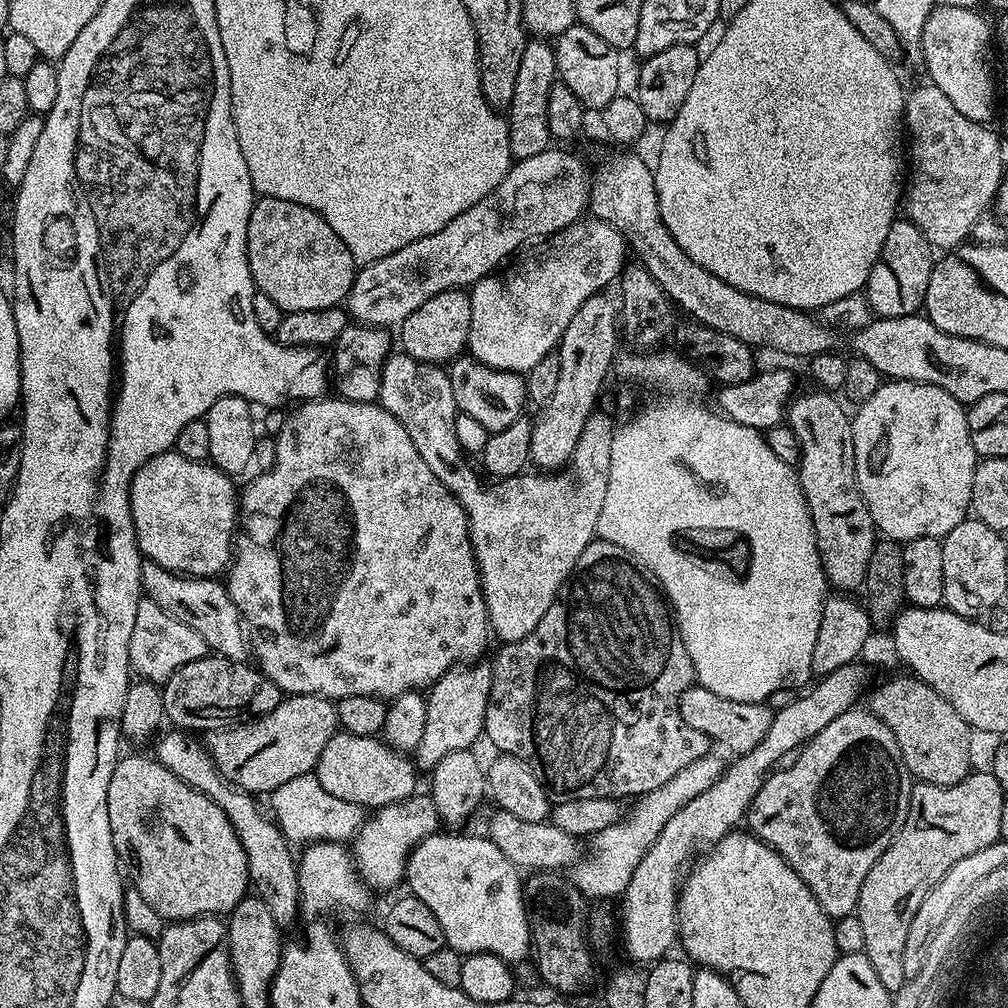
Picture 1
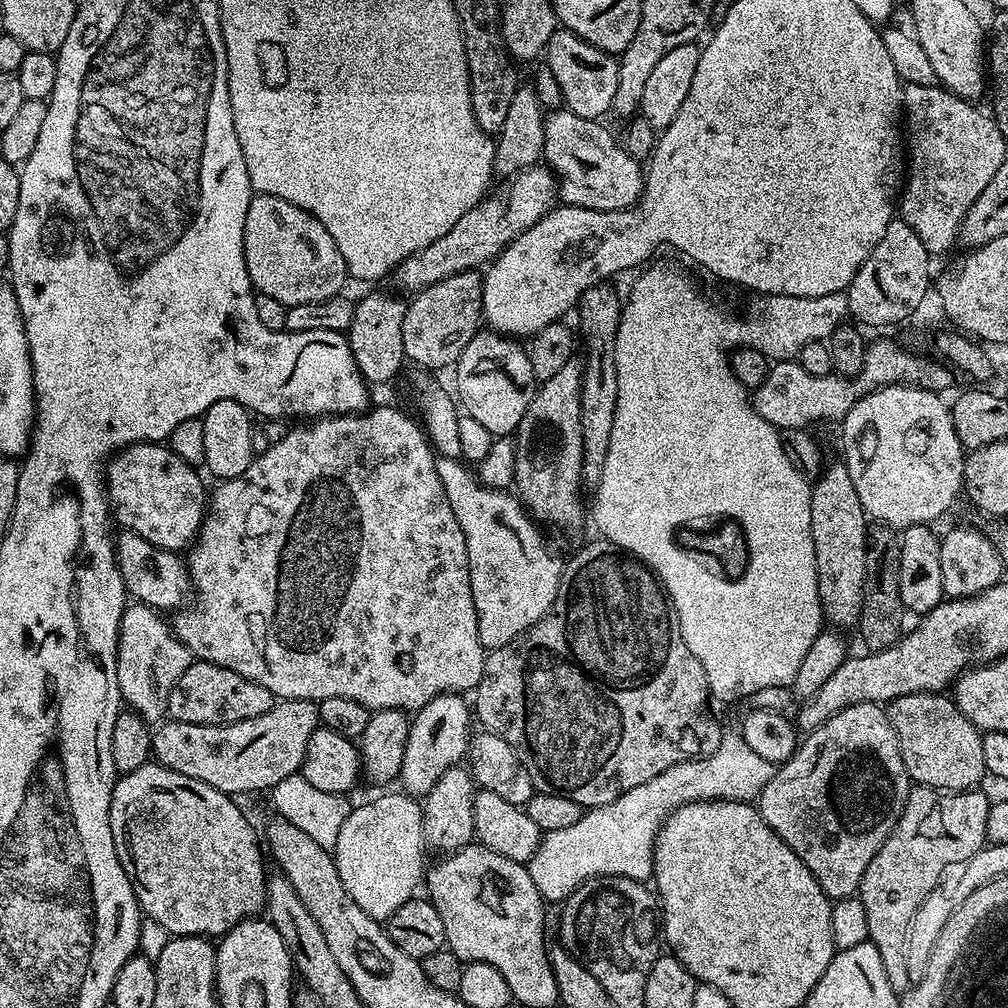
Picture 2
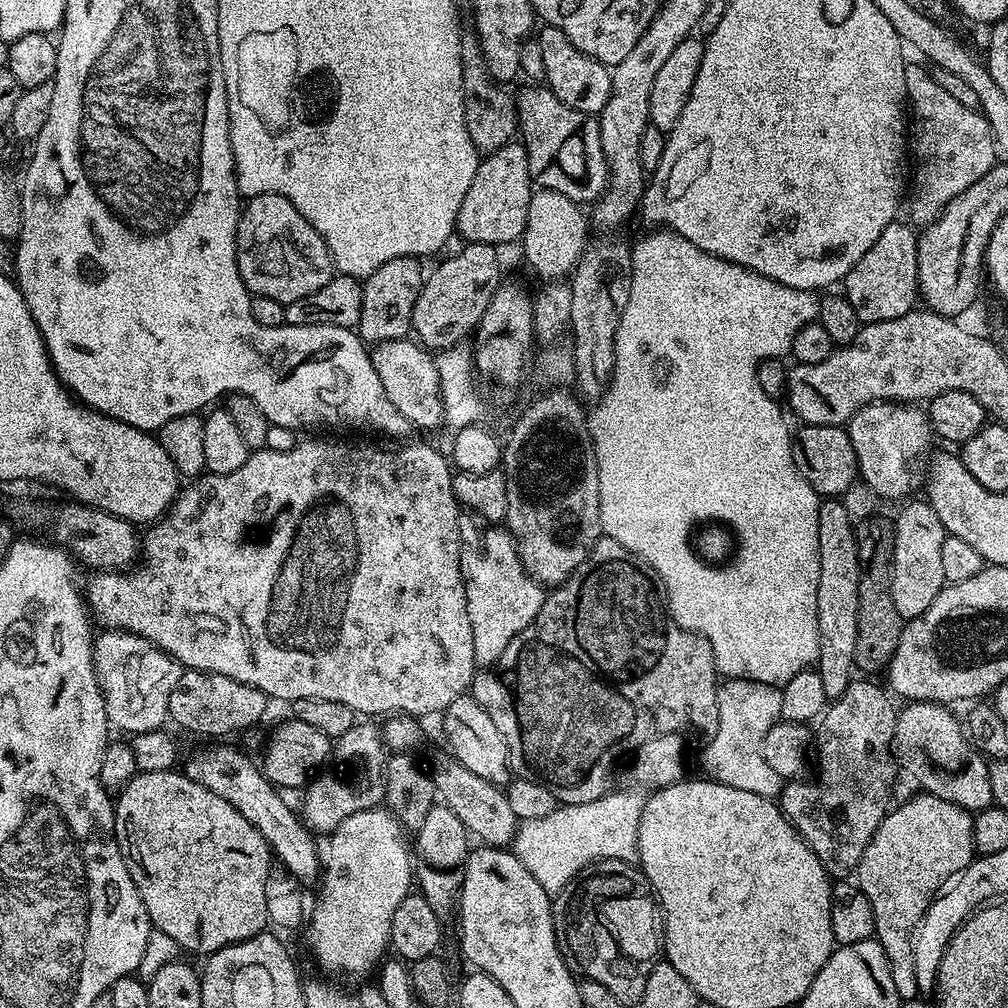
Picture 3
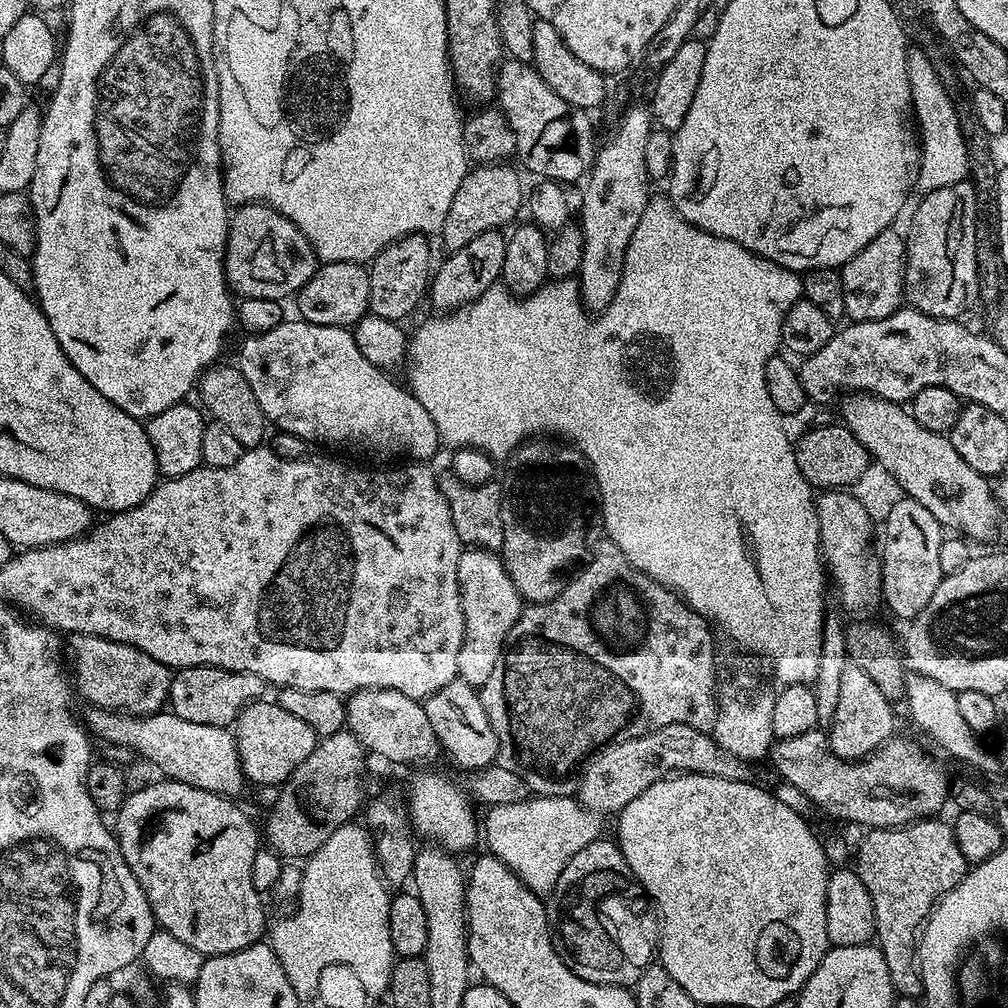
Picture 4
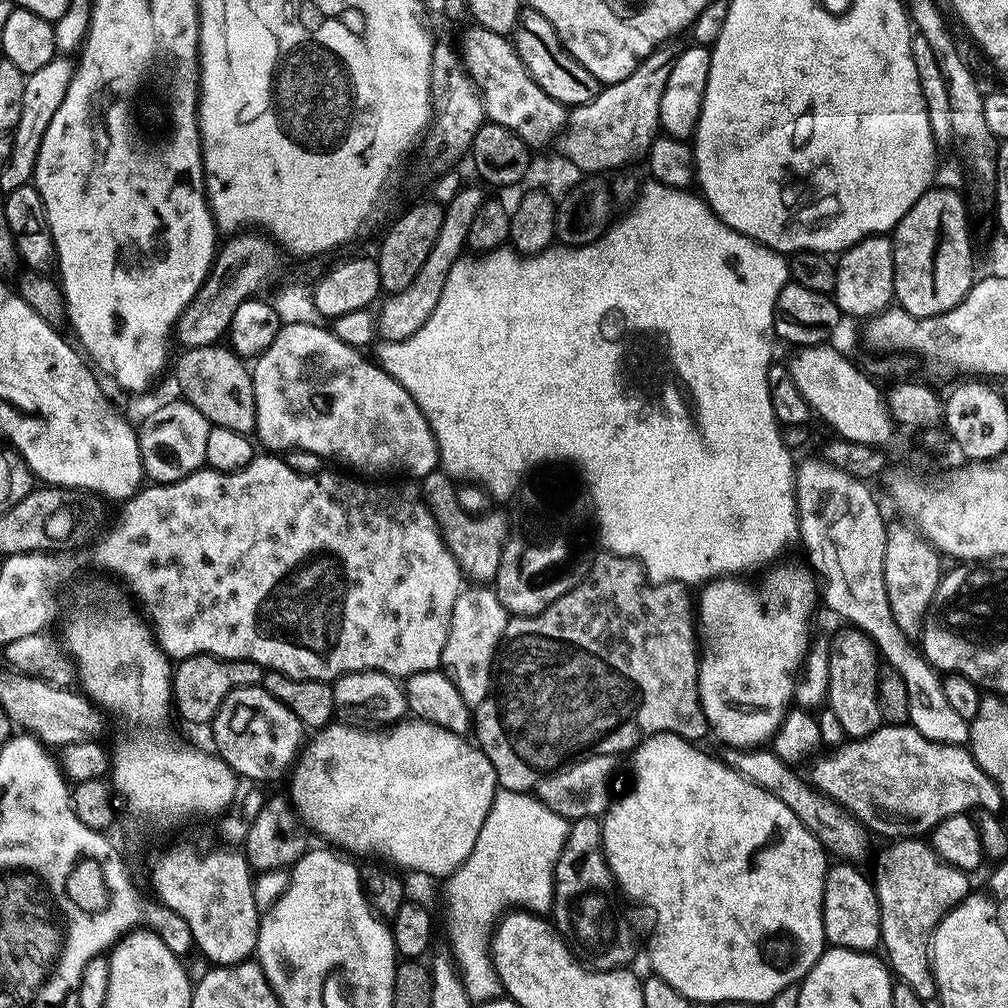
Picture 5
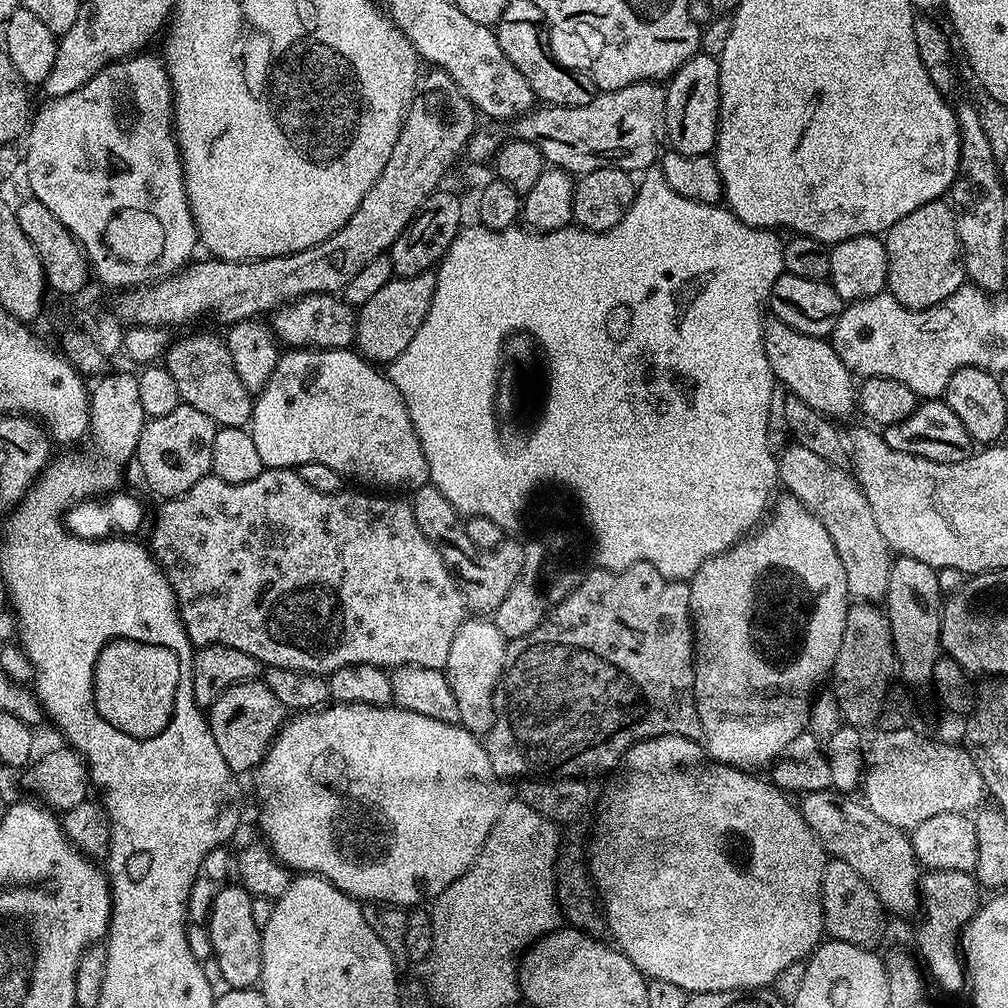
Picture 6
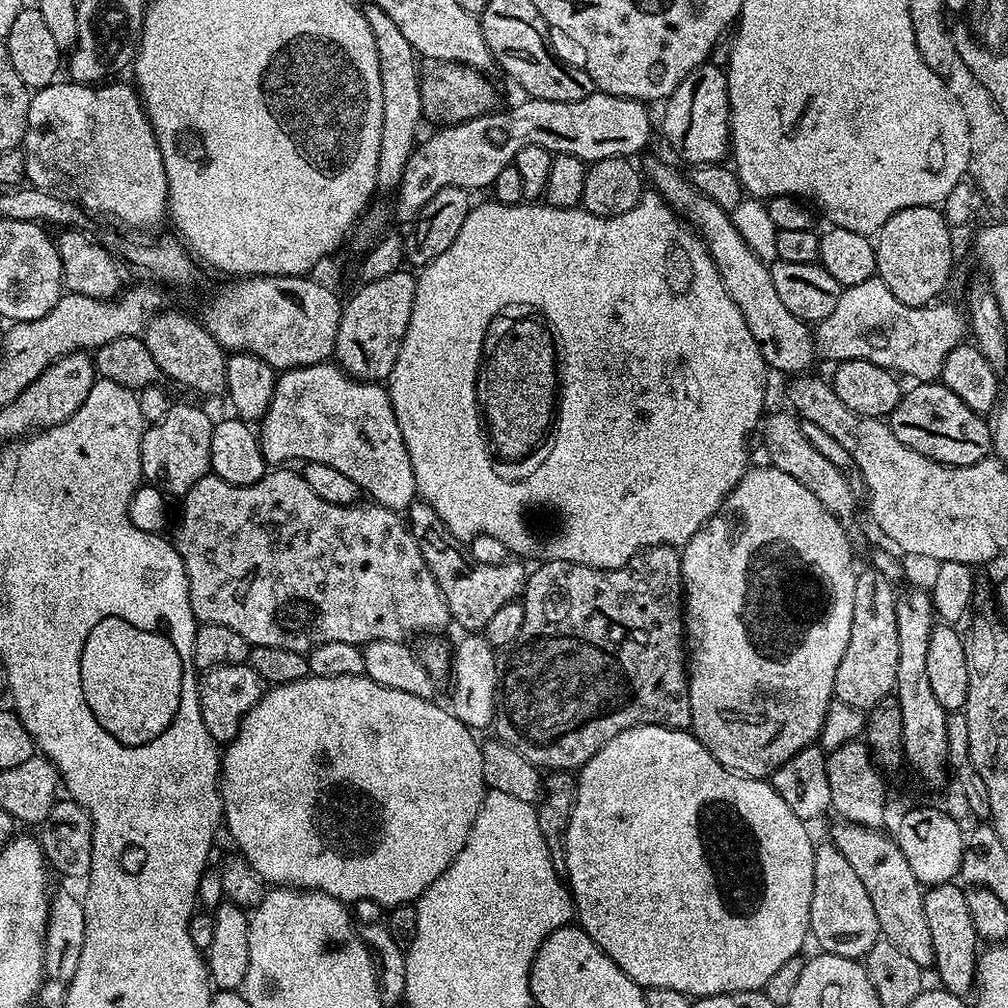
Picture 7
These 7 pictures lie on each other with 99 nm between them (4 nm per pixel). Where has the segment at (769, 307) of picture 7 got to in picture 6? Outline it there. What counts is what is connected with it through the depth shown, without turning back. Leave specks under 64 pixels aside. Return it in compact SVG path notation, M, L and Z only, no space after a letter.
M772 318L764 325L764 349L773 377L779 383L781 380L789 388L787 391L791 395L829 418L841 418L840 416L848 416L852 411L857 411L858 384L854 373L845 366L842 358L838 358L827 339L807 336L788 326L786 322Z

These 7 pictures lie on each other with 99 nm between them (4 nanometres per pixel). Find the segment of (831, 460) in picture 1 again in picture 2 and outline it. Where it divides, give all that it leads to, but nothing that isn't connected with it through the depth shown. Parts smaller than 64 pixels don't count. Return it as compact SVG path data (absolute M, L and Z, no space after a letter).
M829 463L820 473L820 479L812 484L810 522L818 574L818 598L825 621L840 630L855 629L864 605L870 520L859 501L845 463Z

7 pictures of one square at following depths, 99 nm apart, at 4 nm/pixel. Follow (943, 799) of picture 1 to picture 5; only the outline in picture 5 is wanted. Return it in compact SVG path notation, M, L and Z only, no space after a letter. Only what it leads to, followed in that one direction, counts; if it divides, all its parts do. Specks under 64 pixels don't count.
M904 838L888 852L888 865L884 868L884 885L878 888L880 898L880 943L883 951L888 951L886 963L898 977L899 983L910 985L919 996L932 998L936 996L936 979L932 977L930 967L930 945L932 935L942 922L942 918L958 902L962 902L970 891L969 873L958 866L946 862L924 838Z

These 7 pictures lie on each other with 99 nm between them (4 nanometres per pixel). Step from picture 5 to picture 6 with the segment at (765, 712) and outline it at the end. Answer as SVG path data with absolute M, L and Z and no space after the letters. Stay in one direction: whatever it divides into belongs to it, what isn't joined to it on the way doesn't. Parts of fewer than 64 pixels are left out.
M784 494L780 501L777 499L771 505L770 515L755 530L740 537L736 543L730 545L725 552L719 552L716 556L706 558L698 566L695 574L690 578L690 606L692 607L692 634L694 637L694 698L696 699L696 709L698 710L698 718L702 722L702 744L709 756L719 764L729 764L731 768L742 768L745 770L760 770L765 766L771 765L776 757L782 754L782 750L786 750L786 746L790 746L790 742L794 742L794 738L798 738L798 734L802 734L808 726L809 720L812 718L812 702L821 687L820 684L825 683L826 677L831 673L834 662L838 658L838 646L842 646L842 630L846 630L846 614L848 613L848 605L850 603L850 593L848 583L846 582L846 570L842 566L842 558L838 558L838 550L834 546L834 542L830 538L830 534L826 534L826 526L822 526L820 519L813 512L808 511L803 504L800 503L798 497L791 494Z

